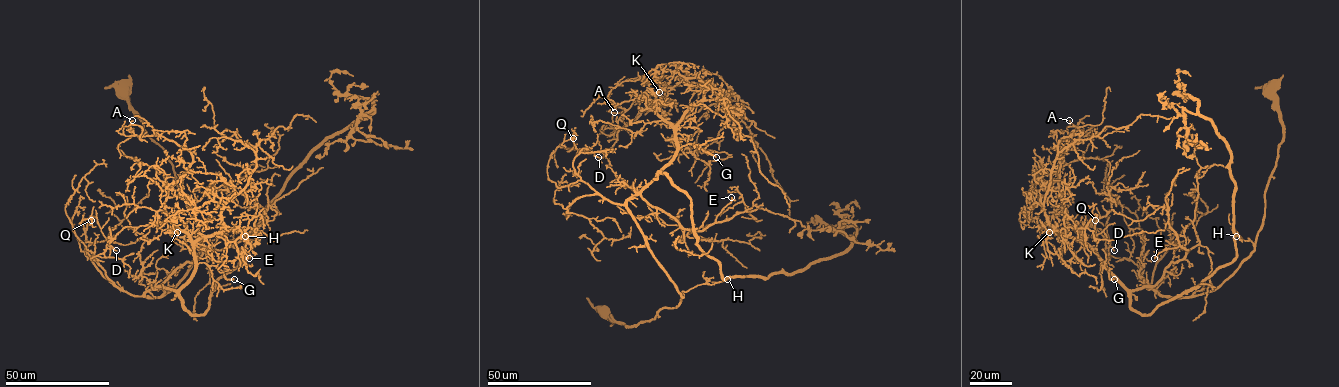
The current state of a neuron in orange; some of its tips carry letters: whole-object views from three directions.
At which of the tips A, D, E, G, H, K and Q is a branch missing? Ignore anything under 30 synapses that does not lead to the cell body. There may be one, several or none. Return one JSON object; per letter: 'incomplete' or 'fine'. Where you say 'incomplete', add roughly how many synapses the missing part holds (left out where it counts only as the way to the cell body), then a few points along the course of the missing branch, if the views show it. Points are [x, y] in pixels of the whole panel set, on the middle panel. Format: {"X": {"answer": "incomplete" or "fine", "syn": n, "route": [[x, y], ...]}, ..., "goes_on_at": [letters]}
{"A": {"answer": "fine"}, "D": {"answer": "fine"}, "E": {"answer": "fine"}, "G": {"answer": "incomplete", "syn": 40, "route": [[716, 157], [716, 166], [697, 169], [694, 180]]}, "H": {"answer": "incomplete", "syn": 35, "route": [[727, 279], [726, 301], [717, 309]]}, "K": {"answer": "fine"}, "Q": {"answer": "fine"}, "goes_on_at": ["G", "H"]}

